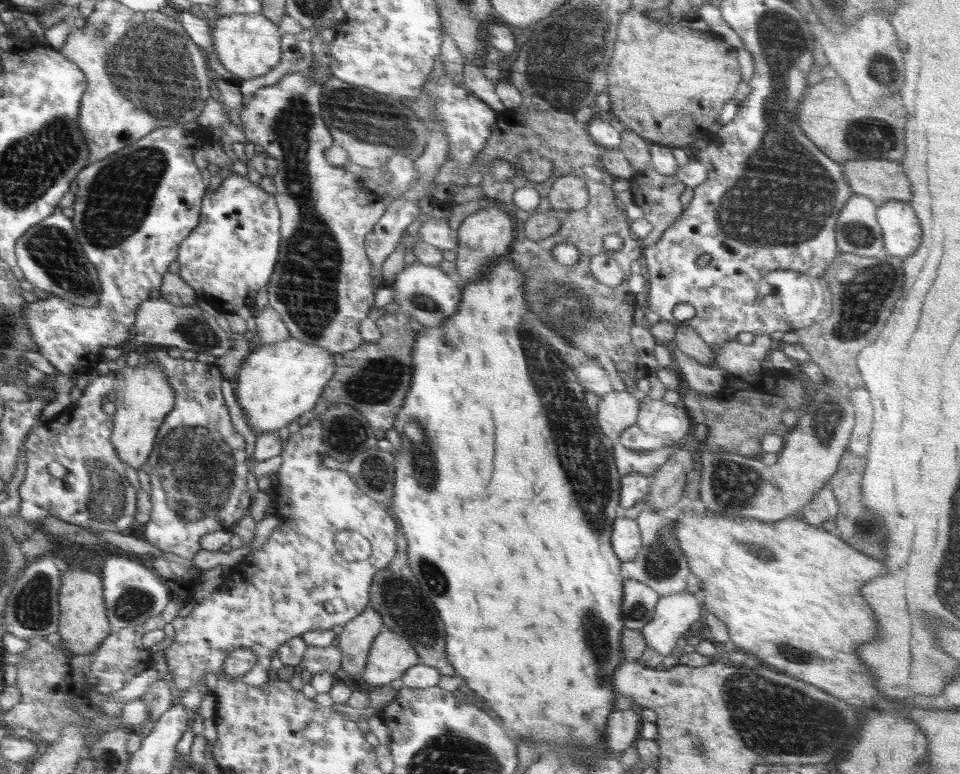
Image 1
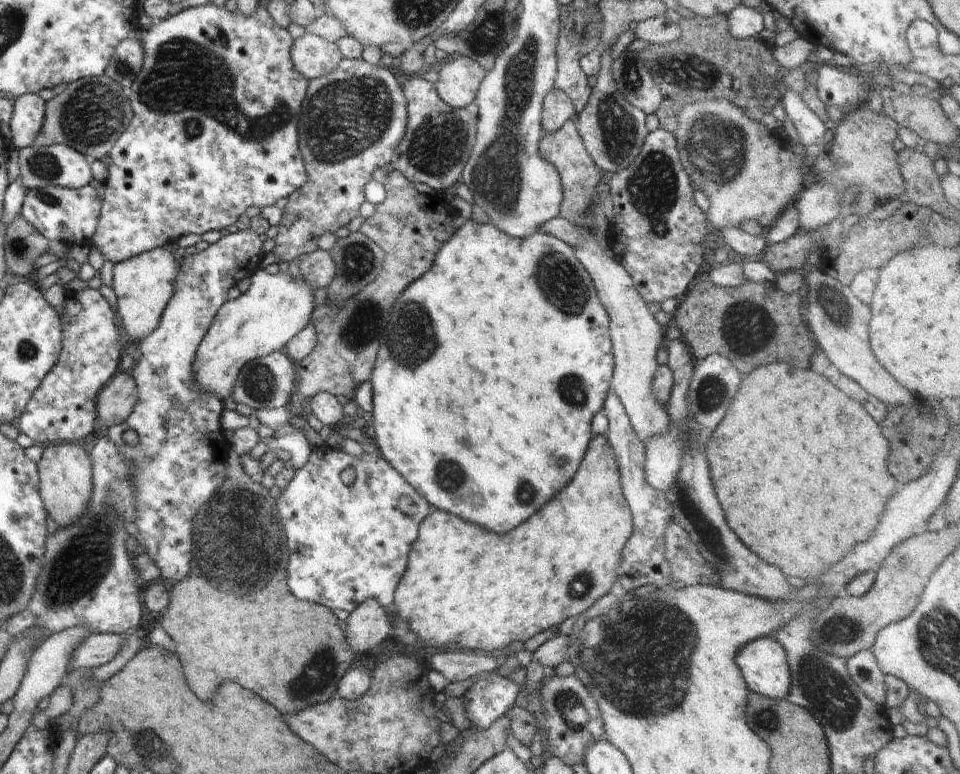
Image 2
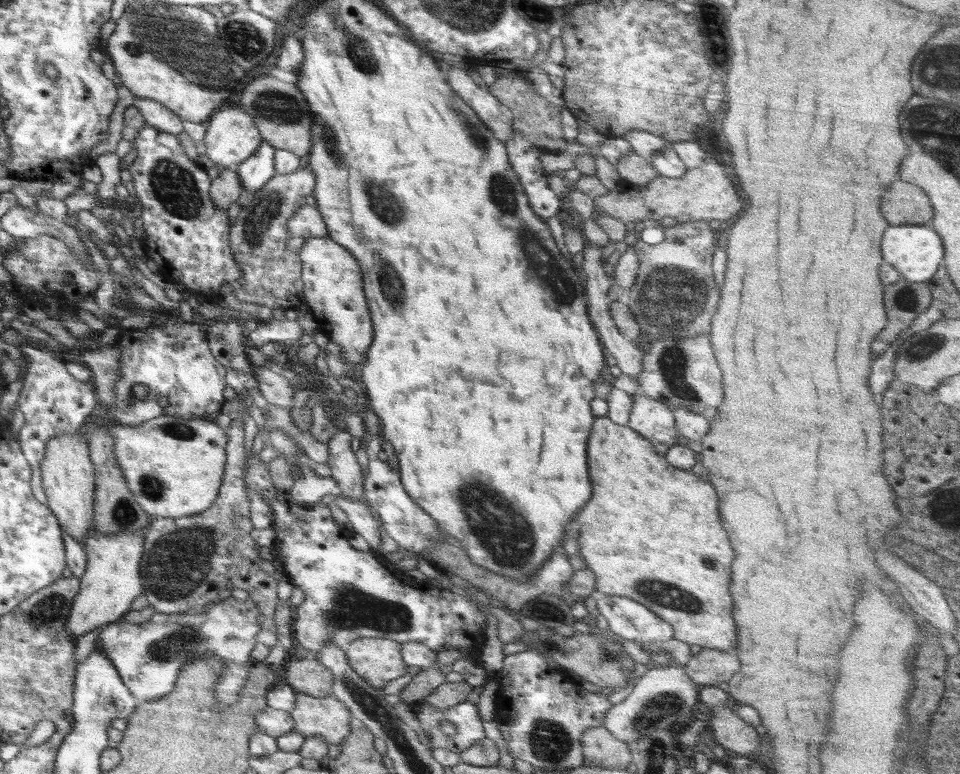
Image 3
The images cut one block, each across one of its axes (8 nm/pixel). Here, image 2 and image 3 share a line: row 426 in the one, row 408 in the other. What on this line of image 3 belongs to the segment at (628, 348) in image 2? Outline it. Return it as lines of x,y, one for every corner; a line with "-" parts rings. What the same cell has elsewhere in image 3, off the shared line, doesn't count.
636,394
632,400
632,411
627,426
654,446
664,444
672,447
676,443
672,412
664,402

